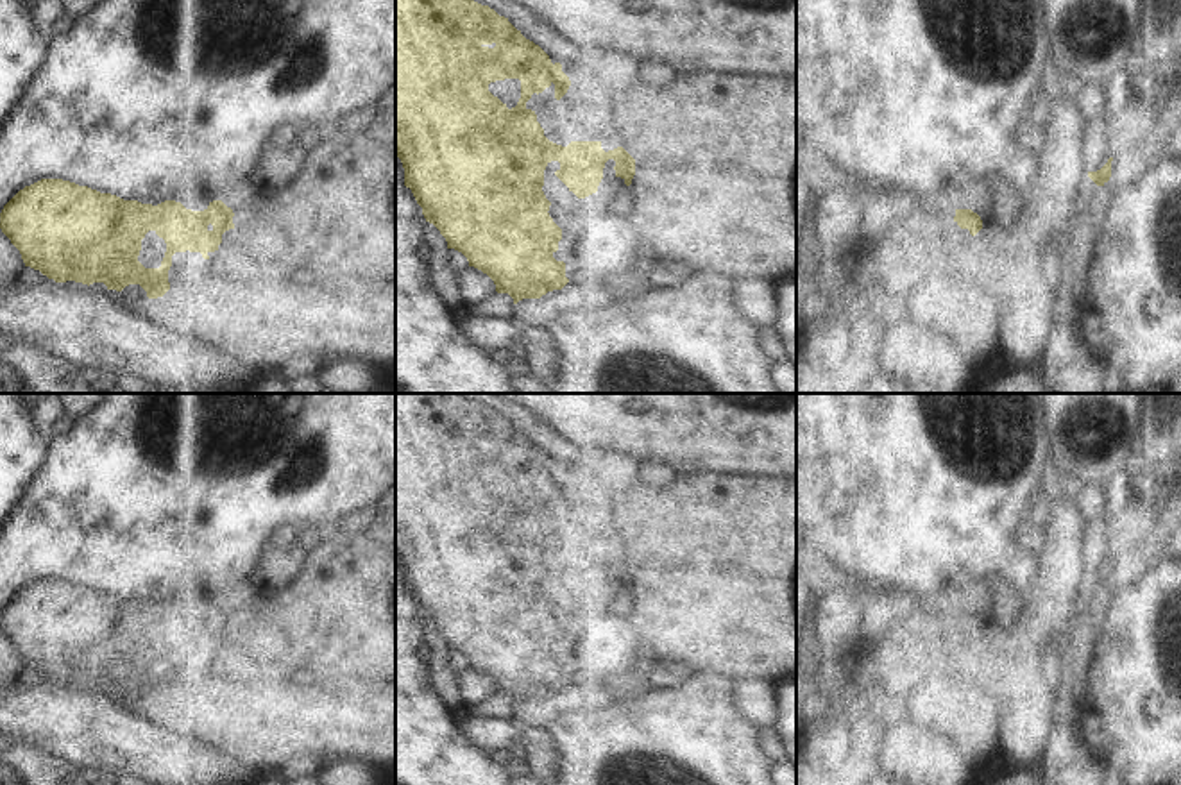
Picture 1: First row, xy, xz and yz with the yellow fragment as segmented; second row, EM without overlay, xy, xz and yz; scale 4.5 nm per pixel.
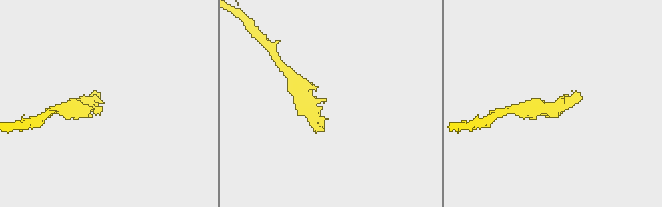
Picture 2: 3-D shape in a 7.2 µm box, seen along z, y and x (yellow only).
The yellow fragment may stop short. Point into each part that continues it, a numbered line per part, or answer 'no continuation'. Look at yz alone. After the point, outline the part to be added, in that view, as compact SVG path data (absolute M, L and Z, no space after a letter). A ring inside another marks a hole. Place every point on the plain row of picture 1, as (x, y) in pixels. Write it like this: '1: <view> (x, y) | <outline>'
no continuation

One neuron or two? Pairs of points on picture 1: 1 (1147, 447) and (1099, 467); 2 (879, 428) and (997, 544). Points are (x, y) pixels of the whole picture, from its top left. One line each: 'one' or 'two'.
1: two
2: one

